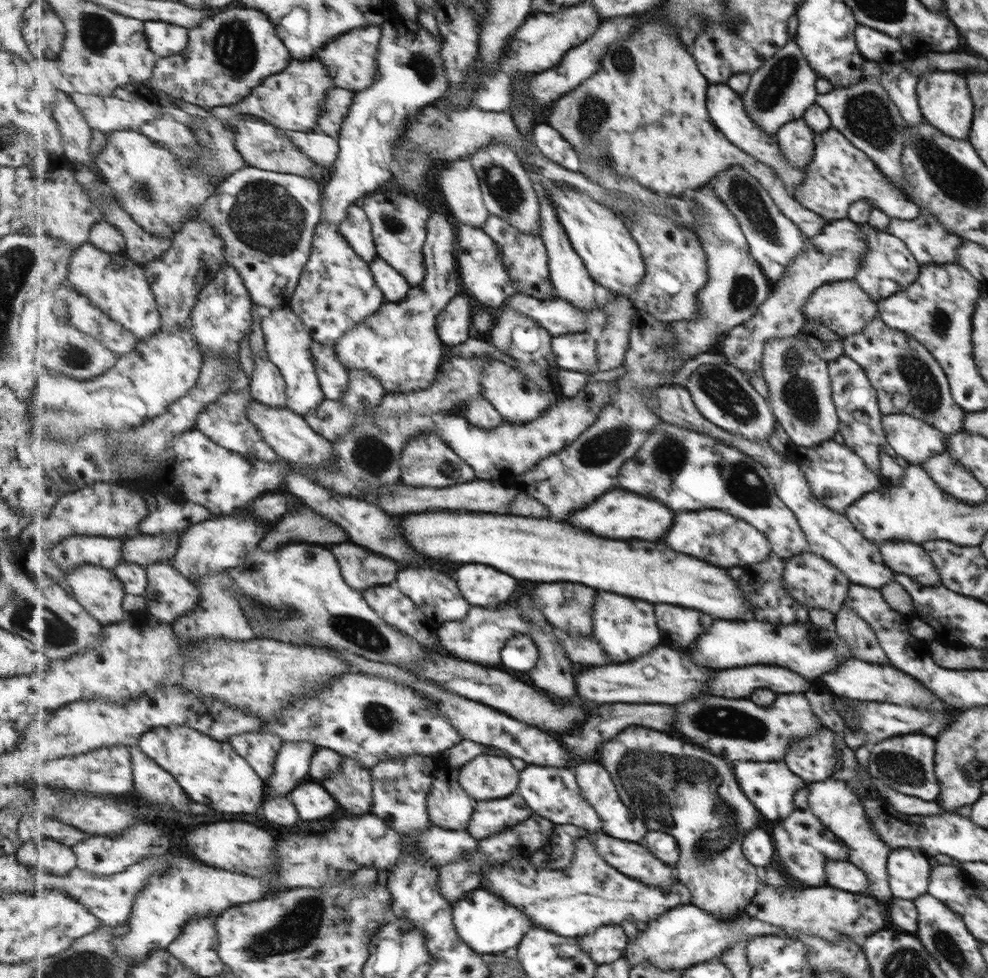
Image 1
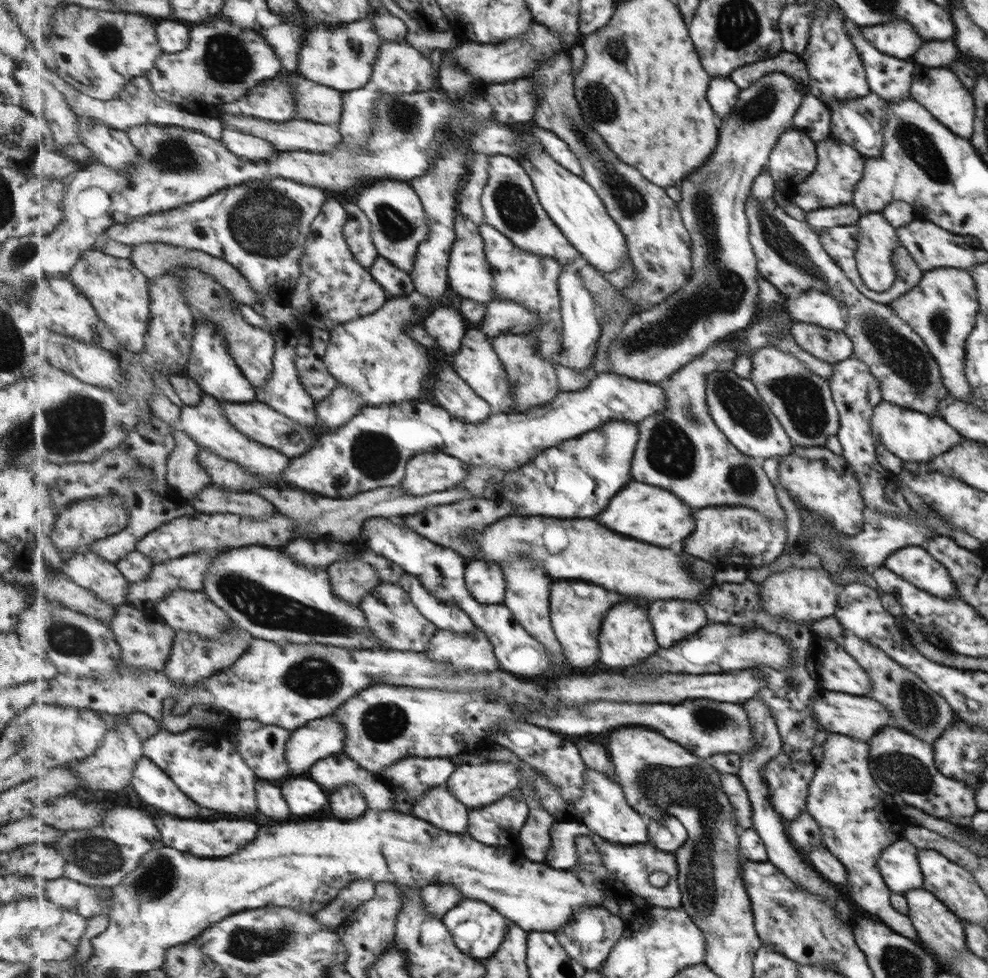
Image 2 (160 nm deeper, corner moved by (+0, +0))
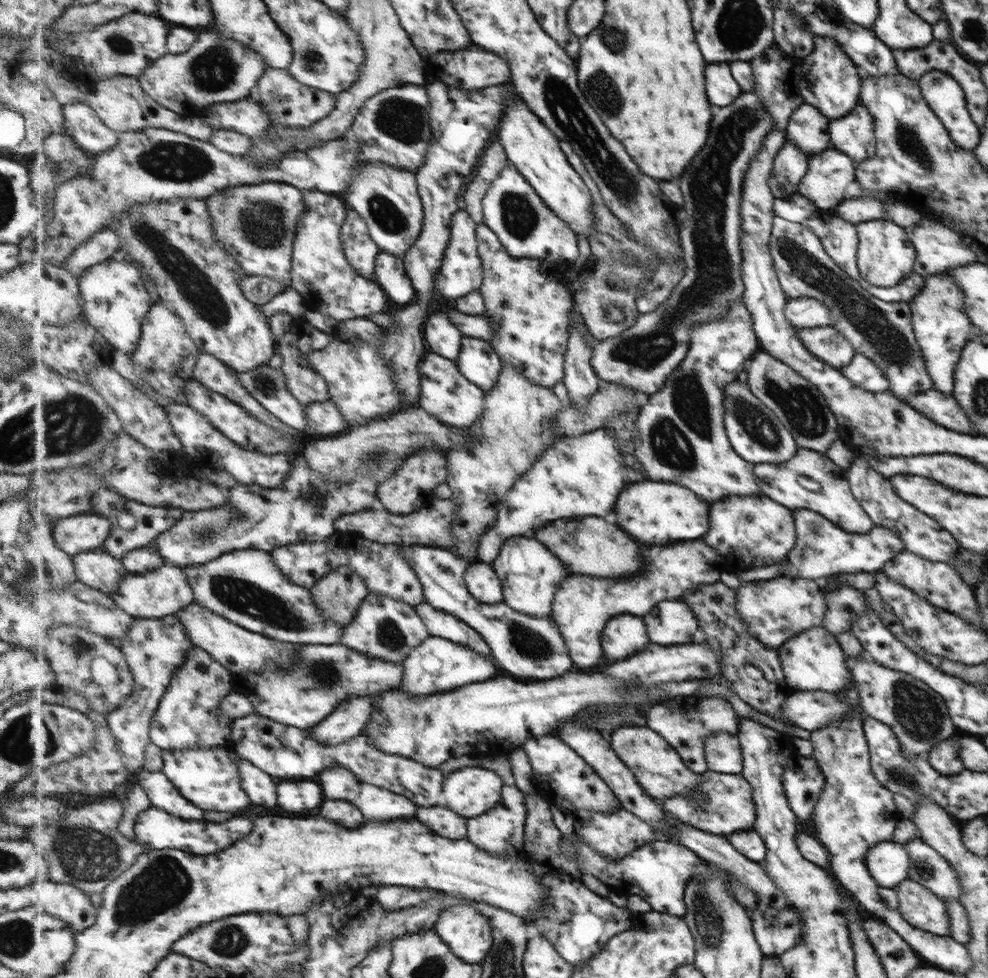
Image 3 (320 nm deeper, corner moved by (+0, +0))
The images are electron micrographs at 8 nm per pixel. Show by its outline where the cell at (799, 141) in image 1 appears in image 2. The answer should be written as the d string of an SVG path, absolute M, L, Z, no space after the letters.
M794 128L778 138L765 168L781 195L793 196L796 186L815 168L817 155L814 146L806 133Z

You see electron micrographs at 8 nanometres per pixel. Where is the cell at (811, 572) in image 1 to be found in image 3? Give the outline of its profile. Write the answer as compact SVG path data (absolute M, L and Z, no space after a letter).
M783 576L747 582L735 589L734 607L746 632L761 643L763 649L775 649L802 630L822 626L827 606L819 584L817 580Z

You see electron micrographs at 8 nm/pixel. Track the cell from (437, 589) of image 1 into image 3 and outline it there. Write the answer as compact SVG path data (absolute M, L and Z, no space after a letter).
M429 602L418 604L416 610L433 636L451 639L453 642L462 643L463 646L469 646L485 658L495 660L497 667L501 670L483 635L466 622L463 622L463 619L457 618L453 614L447 614L442 610L437 610Z

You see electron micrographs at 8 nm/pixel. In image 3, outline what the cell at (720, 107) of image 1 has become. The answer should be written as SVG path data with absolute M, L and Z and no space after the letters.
M711 63L707 66L707 98L717 106L731 104L740 95L738 84L730 75L727 63Z

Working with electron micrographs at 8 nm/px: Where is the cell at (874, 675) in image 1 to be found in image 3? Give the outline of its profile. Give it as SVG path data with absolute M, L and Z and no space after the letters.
M822 626L798 632L776 647L775 651L784 676L784 683L791 688L791 692L819 690L834 693L839 689L846 689L853 683L849 671L850 659L844 655L835 636Z

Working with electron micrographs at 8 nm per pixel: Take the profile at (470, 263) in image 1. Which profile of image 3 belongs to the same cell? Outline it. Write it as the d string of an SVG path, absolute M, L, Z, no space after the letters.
M459 210L452 220L451 242L449 248L445 249L445 260L441 266L441 272L437 276L437 293L445 298L455 298L455 300L467 297L467 294L480 292L484 281L485 271L482 258L479 255L478 222L467 210Z

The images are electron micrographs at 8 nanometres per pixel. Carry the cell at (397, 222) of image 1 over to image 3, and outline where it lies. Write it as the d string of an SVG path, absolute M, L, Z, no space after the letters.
M387 163L363 165L342 195L344 201L366 219L371 239L379 249L404 260L422 234L425 217L416 173Z

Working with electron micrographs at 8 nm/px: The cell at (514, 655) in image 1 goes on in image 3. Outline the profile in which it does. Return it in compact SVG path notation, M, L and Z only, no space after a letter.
M400 545L400 551L418 574L424 586L426 602L437 610L463 619L463 622L478 630L493 648L493 656L500 668L513 676L531 680L551 680L573 670L575 661L570 655L566 638L552 616L534 617L520 613L505 602L479 602L466 585L466 572L471 563L466 557L458 556L451 550L423 545Z

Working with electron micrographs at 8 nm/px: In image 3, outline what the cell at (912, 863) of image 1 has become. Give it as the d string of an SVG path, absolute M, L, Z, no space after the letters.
M881 842L868 852L865 863L880 888L892 889L909 878L910 854L904 844Z

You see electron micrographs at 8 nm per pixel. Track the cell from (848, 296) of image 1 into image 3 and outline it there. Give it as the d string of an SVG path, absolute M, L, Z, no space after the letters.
M809 297L789 300L785 307L785 317L796 330L830 326L833 321L830 308L819 300Z

